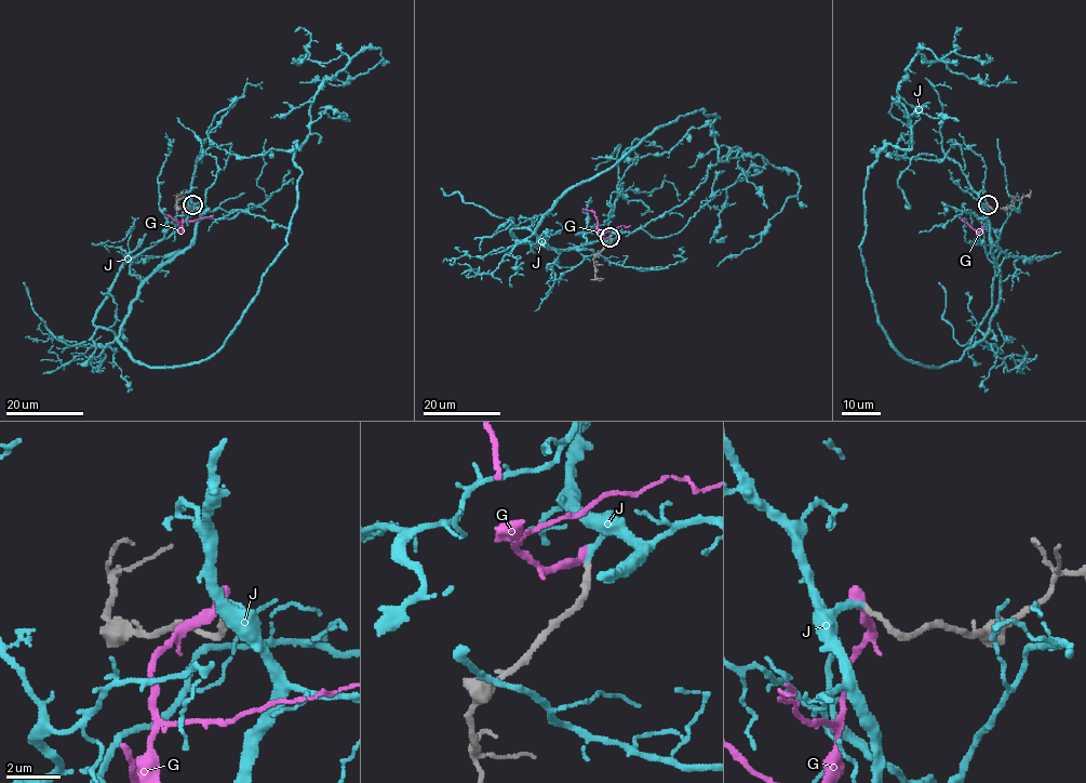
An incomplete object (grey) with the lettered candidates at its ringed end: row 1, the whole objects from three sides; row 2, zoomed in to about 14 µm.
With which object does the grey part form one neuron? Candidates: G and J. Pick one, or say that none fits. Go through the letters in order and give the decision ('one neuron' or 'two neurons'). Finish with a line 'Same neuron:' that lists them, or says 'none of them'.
G: two neurons
J: one neuron
Same neuron: J

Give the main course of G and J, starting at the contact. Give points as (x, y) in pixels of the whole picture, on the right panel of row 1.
G: (989, 204), (984, 227), (979, 231), (959, 214)
J: (988, 204), (989, 330), (906, 359), (860, 252), (867, 169), (910, 148), (897, 89), (920, 48), (1016, 81)

